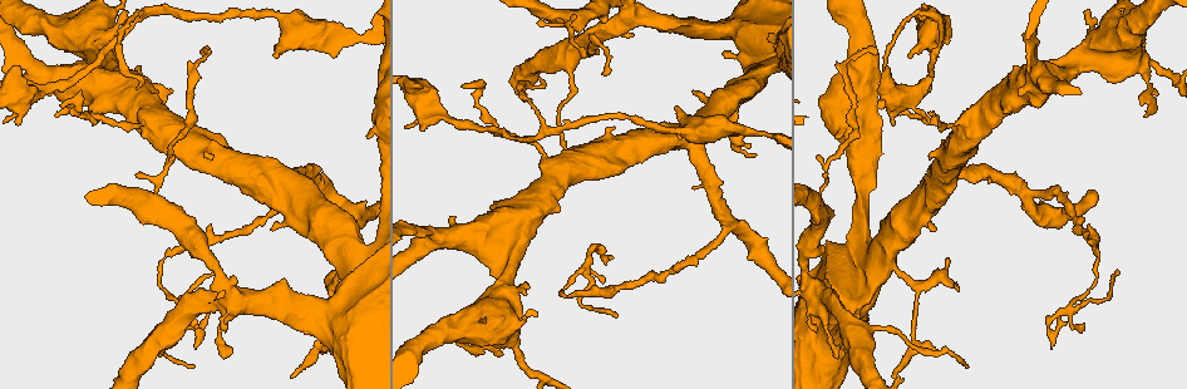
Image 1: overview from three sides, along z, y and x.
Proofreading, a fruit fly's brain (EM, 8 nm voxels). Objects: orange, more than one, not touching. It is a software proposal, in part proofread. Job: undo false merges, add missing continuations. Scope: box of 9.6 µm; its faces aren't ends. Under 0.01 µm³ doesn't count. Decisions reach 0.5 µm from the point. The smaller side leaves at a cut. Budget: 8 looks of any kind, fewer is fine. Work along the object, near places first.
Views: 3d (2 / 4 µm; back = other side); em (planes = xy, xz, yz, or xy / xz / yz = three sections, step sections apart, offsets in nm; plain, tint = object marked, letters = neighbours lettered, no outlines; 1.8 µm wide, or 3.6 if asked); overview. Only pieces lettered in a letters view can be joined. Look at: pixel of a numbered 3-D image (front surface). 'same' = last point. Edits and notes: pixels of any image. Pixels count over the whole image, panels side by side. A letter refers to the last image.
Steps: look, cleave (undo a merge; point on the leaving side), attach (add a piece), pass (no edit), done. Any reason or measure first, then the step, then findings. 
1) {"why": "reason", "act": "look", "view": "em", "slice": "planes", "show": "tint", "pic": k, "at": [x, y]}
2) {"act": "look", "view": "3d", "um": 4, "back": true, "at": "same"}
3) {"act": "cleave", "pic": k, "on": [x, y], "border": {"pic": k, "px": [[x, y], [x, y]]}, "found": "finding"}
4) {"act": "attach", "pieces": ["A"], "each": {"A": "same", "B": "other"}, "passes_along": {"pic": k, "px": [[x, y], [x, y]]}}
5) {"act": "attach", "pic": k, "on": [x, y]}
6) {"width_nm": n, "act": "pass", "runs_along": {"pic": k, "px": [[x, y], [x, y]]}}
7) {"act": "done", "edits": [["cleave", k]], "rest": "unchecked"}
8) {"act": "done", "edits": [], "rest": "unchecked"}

{"why": "stops while still wide", "act": "look", "view": "em", "slice": "planes", "show": "letters", "pic": 1, "at": [681, 138]}

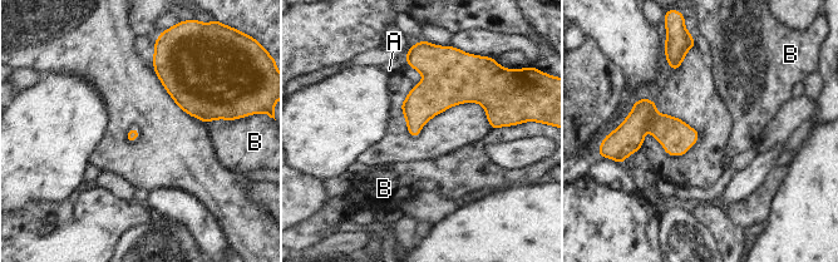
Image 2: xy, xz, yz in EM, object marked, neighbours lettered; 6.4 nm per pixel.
{"act": "pass", "each": {"A": "other", "B": "other"}, "border": {"pic": 2, "px": [[227, 119], [212, 119], [206, 124]]}, "found": "none of them fits"}

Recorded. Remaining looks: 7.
{"why": "three-way junction", "act": "look", "view": "3d", "um": 2, "pic": 1, "at": [548, 130]}

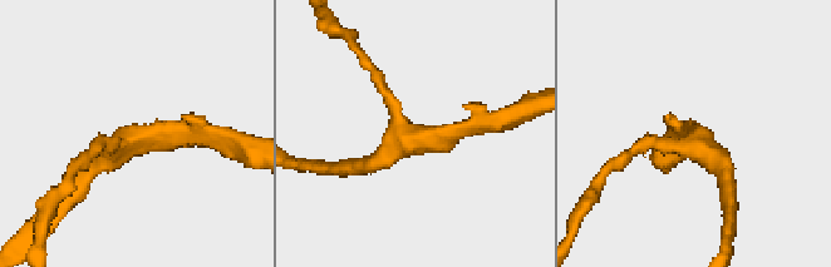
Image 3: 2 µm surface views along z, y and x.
{"arms": 3, "act": "look", "view": "em", "um": 3.6, "slice": "planes", "show": "letters", "pic": 3, "at": [129, 141]}

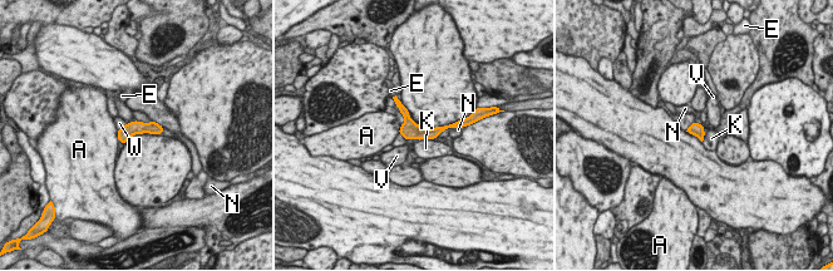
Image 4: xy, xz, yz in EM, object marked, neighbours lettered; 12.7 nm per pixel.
{"width_nm": 160, "act": "pass", "each": {"A": "other", "E": "other", "K": "other", "N": "other", "V": "other", "W": "other"}, "runs_along": {"pic": 4, "px": [[159, 129], [132, 128], [121, 137]]}, "found": "continuous, no second neuron"}

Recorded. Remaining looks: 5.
{"why": "an open end", "act": "look", "view": "em", "slice": "yz", "step": 8, "show": "letters", "pic": 1, "at": [540, 79]}

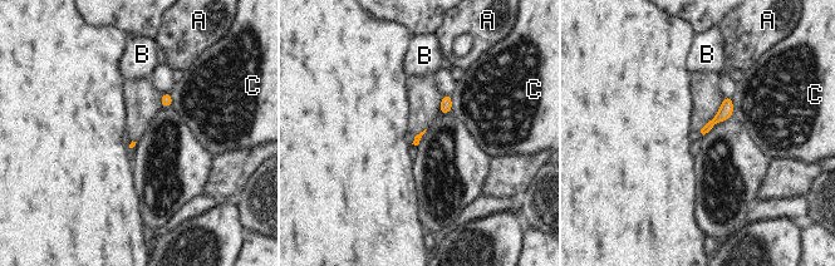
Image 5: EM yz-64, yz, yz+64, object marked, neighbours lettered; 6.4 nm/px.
{"why": "another direction", "act": "look", "view": "em", "slice": "planes", "show": "letters", "at": "same"}

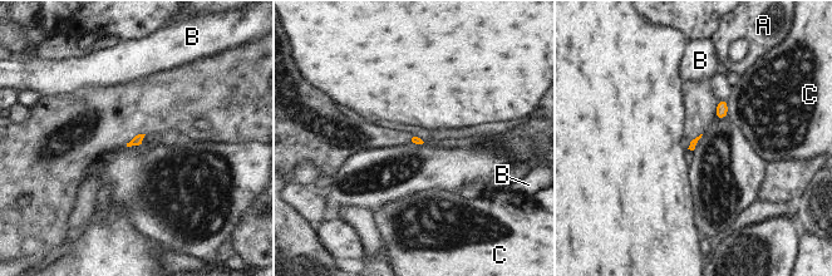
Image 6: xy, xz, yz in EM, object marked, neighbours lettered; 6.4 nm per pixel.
{"act": "pass", "each": {"A": "other", "B": "other", "C": "other"}, "border": {"pic": 6, "px": [[727, 100], [728, 117]]}, "found": "no lettered piece goes on from it"}

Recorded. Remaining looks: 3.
{"act": "done", "edits": [], "rest": "unchecked"}

